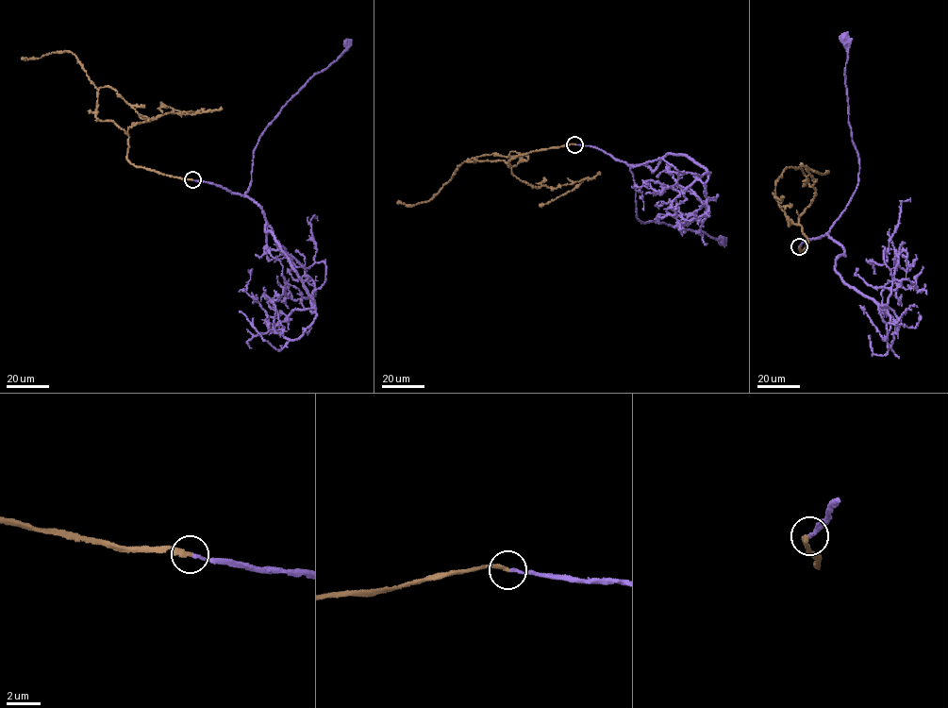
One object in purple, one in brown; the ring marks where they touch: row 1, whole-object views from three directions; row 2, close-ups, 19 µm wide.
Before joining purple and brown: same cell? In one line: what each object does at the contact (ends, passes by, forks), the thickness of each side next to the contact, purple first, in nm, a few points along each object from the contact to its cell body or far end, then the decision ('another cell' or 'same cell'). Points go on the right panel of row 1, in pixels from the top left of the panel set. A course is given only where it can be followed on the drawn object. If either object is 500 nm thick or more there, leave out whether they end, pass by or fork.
purple ends | brown ends | 190/240 nm | purple via (799, 246), (829, 231), (858, 181), (859, 158), (848, 122), (843, 37) | brown via (799, 246), (802, 253), (807, 240), (789, 223), (775, 184), (789, 167), (802, 169), (802, 186) | same cell

